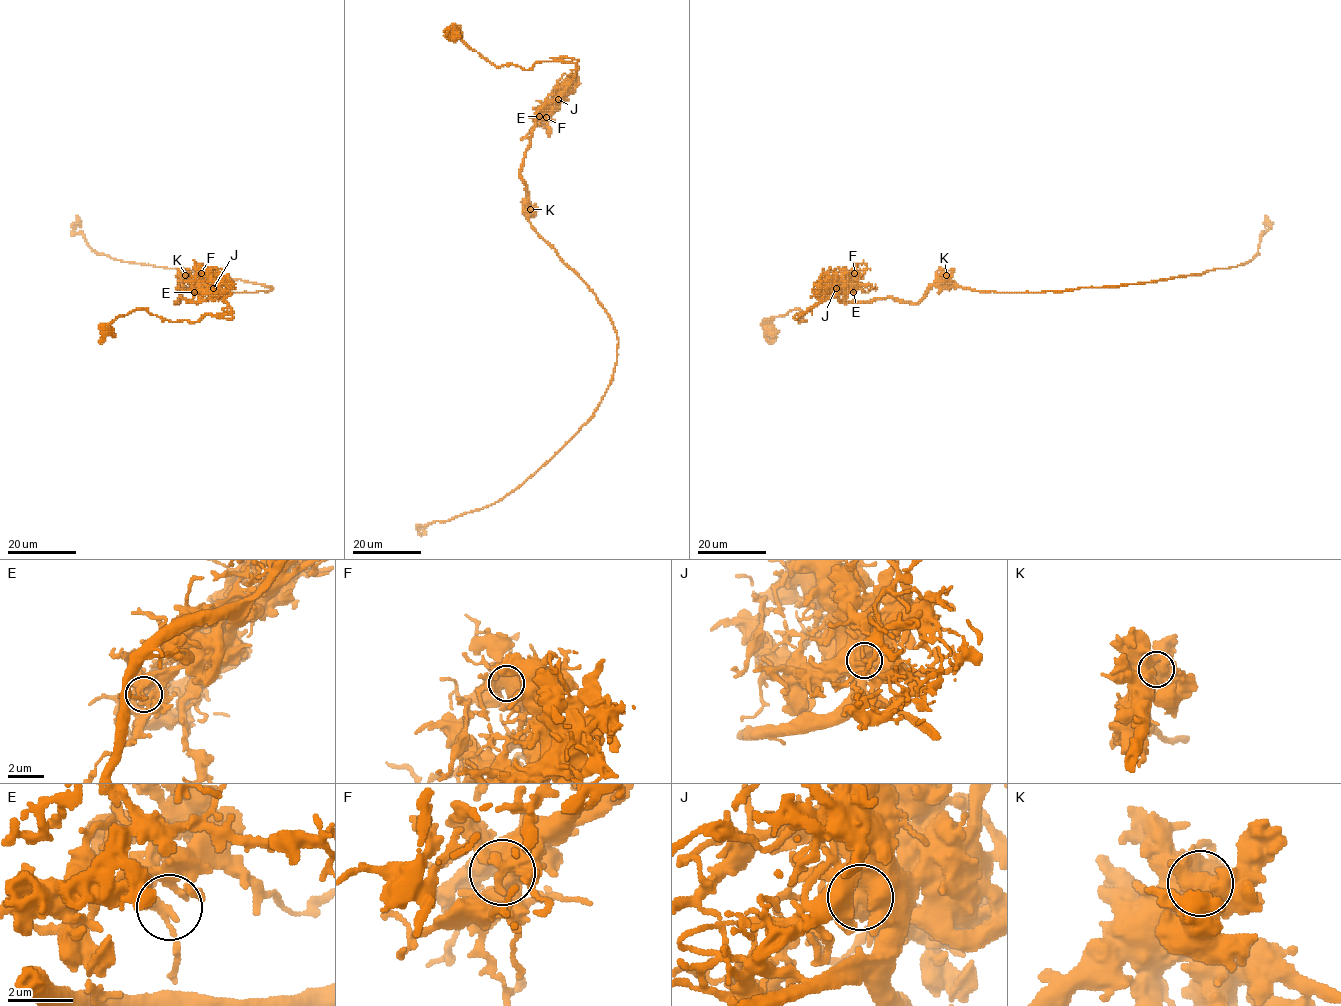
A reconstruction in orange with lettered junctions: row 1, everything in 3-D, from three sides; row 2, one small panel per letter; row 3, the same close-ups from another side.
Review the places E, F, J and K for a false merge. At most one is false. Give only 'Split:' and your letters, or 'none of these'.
Split: J

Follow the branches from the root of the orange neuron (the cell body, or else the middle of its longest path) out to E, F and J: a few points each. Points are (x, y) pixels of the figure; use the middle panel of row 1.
E: (451, 32), (497, 67), (513, 64), (529, 69), (541, 61), (573, 62), (576, 72), (570, 85), (539, 116)
F: (451, 32), (497, 67), (513, 64), (529, 69), (541, 61), (573, 62), (573, 79), (546, 117)
J: (451, 32), (497, 67), (513, 64), (529, 69), (541, 61), (573, 62), (573, 79), (558, 98)

